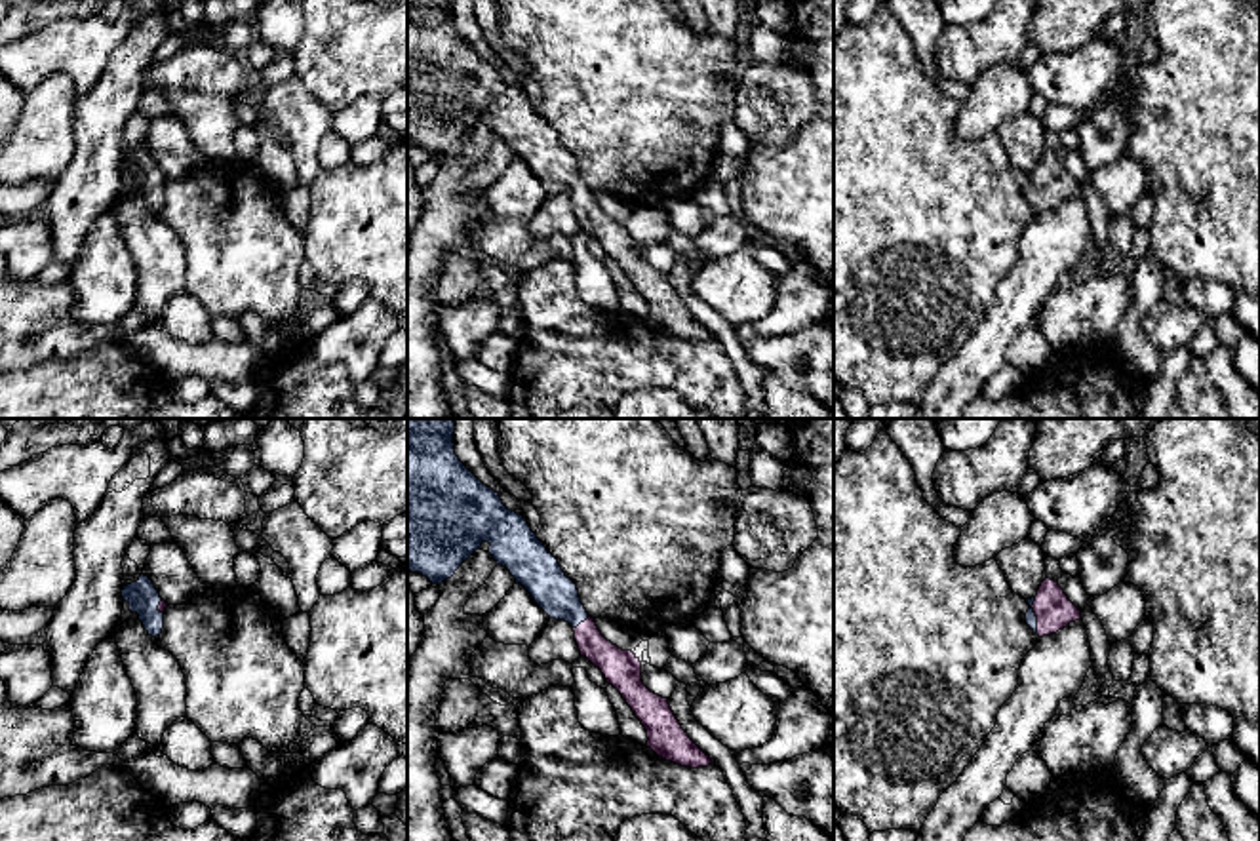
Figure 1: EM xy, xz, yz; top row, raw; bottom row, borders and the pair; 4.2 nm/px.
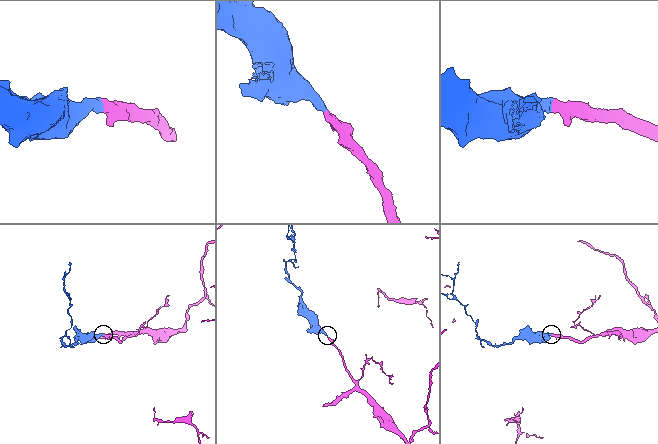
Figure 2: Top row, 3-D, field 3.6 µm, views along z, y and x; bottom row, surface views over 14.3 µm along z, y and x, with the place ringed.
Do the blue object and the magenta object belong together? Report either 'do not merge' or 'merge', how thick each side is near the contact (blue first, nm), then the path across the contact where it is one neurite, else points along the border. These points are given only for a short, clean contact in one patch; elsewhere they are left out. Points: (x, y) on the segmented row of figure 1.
merge | 50/160 nm | across yz (1030, 617), (1036, 617), (1053, 609)

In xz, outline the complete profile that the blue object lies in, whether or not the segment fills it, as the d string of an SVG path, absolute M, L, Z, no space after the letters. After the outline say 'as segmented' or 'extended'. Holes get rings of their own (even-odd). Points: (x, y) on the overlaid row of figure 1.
M407 419L407 569L442 584L483 544L489 554L510 571L516 584L522 584L535 603L556 620L573 626L581 656L586 656L601 670L636 717L647 731L647 748L659 757L681 767L714 765L681 729L668 698L651 693L641 681L641 662L632 651L622 651L607 641L594 618L581 603L577 584L561 571L558 559L531 531L523 516L508 510L499 493L483 485L455 455L455 419Z; extended

